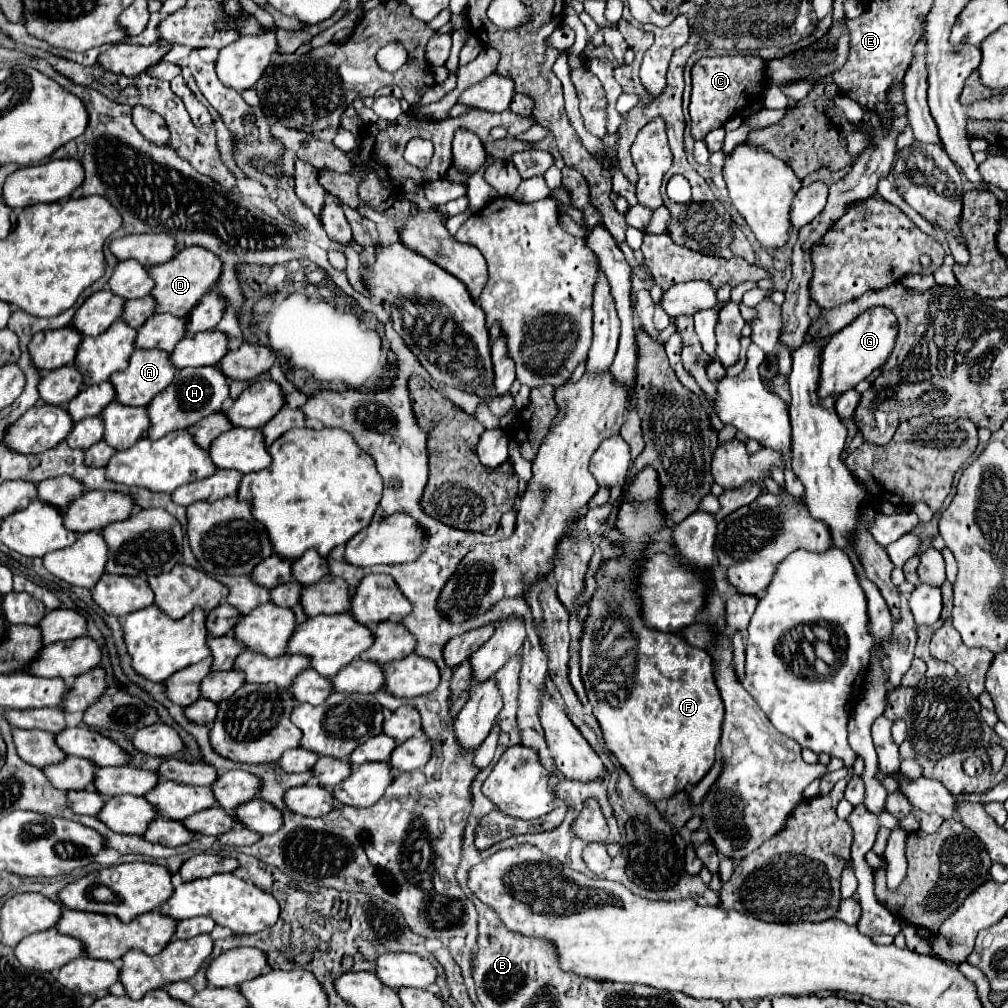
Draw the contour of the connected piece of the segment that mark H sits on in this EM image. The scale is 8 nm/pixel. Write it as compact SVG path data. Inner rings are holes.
M187 367L177 373L173 383L159 393L151 403L149 403L149 419L151 419L151 429L149 429L149 439L161 439L173 429L187 429L195 425L195 421L221 411L223 401L229 397L229 383L227 377L221 373L219 367Z

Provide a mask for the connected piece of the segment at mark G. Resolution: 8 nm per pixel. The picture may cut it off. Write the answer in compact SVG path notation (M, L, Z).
M871 307L865 313L861 313L853 323L833 333L821 353L819 395L841 395L847 389L855 387L859 381L867 379L873 371L881 369L883 361L887 361L887 355L891 355L891 349L895 347L897 331L897 317L887 307Z

